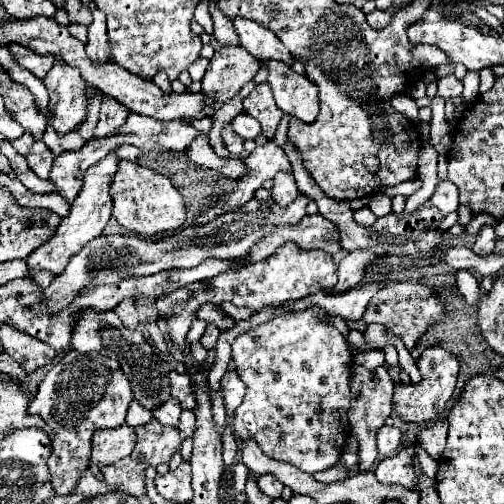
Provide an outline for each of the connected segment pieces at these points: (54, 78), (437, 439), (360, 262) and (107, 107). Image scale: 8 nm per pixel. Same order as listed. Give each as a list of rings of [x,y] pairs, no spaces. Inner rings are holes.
[[[55,58],[53,68],[43,78],[49,88],[49,124],[59,136],[75,132],[87,116],[85,106],[85,82],[79,70],[67,66],[61,58]]]
[[[437,420],[435,424],[423,428],[417,440],[419,440],[419,444],[421,444],[433,458],[439,458],[441,452],[443,452],[443,448],[446,446],[447,422],[445,422],[445,420]]]
[[[349,252],[341,262],[339,262],[339,282],[333,286],[331,294],[343,294],[355,288],[361,278],[365,276],[365,270],[369,264],[375,262],[375,254],[371,252]]]
[[[115,98],[103,100],[101,118],[99,118],[99,124],[95,128],[95,138],[103,138],[103,136],[119,130],[121,124],[125,124],[127,116],[129,116],[129,110],[119,100],[115,100]]]

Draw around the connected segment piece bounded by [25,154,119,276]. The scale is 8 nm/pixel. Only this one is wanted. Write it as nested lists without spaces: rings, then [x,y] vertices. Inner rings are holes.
[[[113,154],[105,156],[103,160],[99,160],[95,166],[91,166],[87,172],[85,172],[85,182],[83,182],[83,190],[79,192],[79,196],[73,200],[71,204],[71,212],[67,218],[61,220],[59,228],[53,232],[51,240],[47,240],[43,246],[39,246],[33,254],[29,254],[25,258],[25,264],[27,264],[27,270],[29,270],[29,276],[35,276],[37,272],[41,270],[49,270],[53,272],[55,276],[59,276],[65,266],[69,264],[69,258],[73,254],[77,254],[89,240],[93,240],[95,236],[99,236],[107,224],[107,220],[111,218],[111,200],[110,187],[111,176],[115,174],[115,168],[117,168],[117,158]]]

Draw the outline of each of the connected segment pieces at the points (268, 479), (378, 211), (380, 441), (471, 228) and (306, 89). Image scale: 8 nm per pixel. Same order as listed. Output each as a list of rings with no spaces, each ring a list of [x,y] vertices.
[[[261,474],[261,476],[257,476],[257,484],[259,484],[261,492],[267,494],[267,496],[271,496],[271,498],[279,498],[281,496],[283,484],[273,474]]]
[[[375,194],[375,216],[385,216],[391,212],[391,196]]]
[[[381,426],[377,430],[377,450],[381,458],[387,458],[391,454],[397,452],[397,448],[401,446],[401,432],[395,426]]]
[[[478,214],[473,216],[471,222],[465,225],[466,231],[469,234],[476,234],[484,225],[495,226],[497,224],[497,220],[491,218],[488,214]]]
[[[267,62],[269,86],[275,96],[275,104],[289,116],[303,122],[313,122],[319,114],[317,86],[303,74],[295,74],[285,62]]]

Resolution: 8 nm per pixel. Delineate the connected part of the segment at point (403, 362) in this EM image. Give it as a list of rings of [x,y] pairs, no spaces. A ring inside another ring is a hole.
[[[395,336],[395,348],[397,348],[400,367],[409,374],[413,383],[420,382],[420,372],[415,361],[412,359],[411,352],[409,352],[409,348],[405,348],[405,346],[403,346],[403,342],[401,342],[397,336]]]

